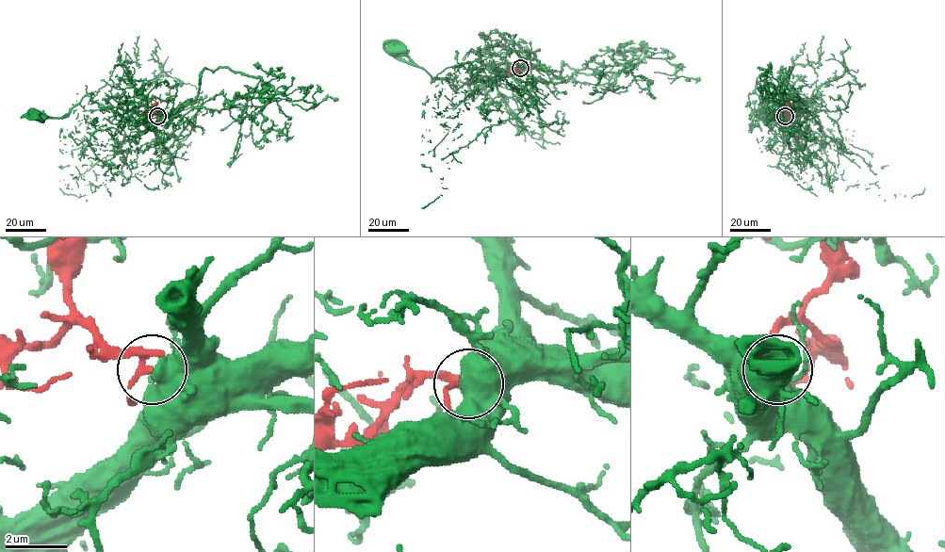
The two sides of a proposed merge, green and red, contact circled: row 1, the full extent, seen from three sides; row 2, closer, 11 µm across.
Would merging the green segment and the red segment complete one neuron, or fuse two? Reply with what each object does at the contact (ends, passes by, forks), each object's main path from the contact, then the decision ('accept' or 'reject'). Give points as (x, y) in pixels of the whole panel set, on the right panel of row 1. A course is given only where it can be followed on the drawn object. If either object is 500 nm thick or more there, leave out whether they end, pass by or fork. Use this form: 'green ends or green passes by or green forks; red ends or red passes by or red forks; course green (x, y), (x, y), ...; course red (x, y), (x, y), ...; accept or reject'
green passes by; red passes by; course green (784, 115), (790, 125), (787, 115), (806, 98), (795, 94), (795, 110), (786, 118), (773, 118), (767, 111); course red (785, 115), (788, 105), (787, 104), (784, 106); reject

